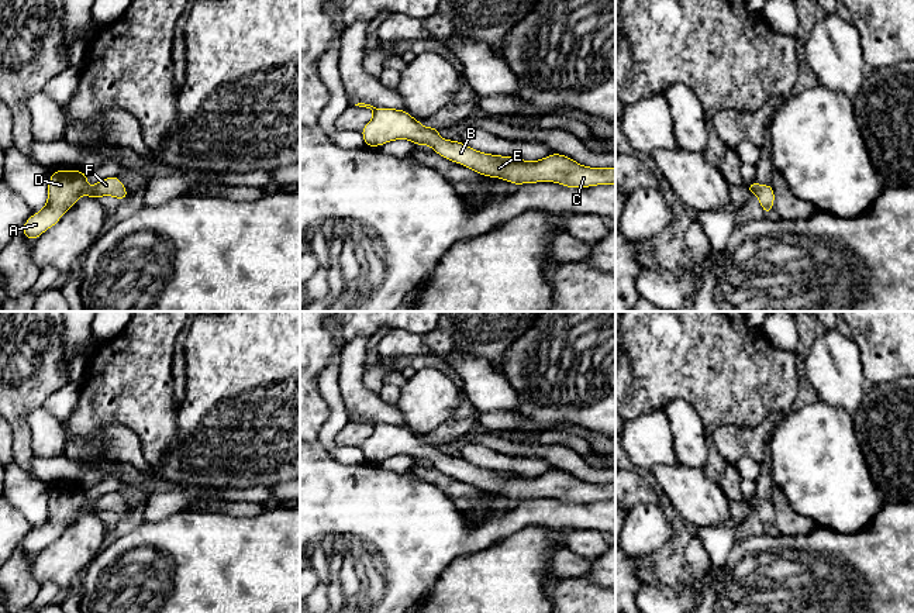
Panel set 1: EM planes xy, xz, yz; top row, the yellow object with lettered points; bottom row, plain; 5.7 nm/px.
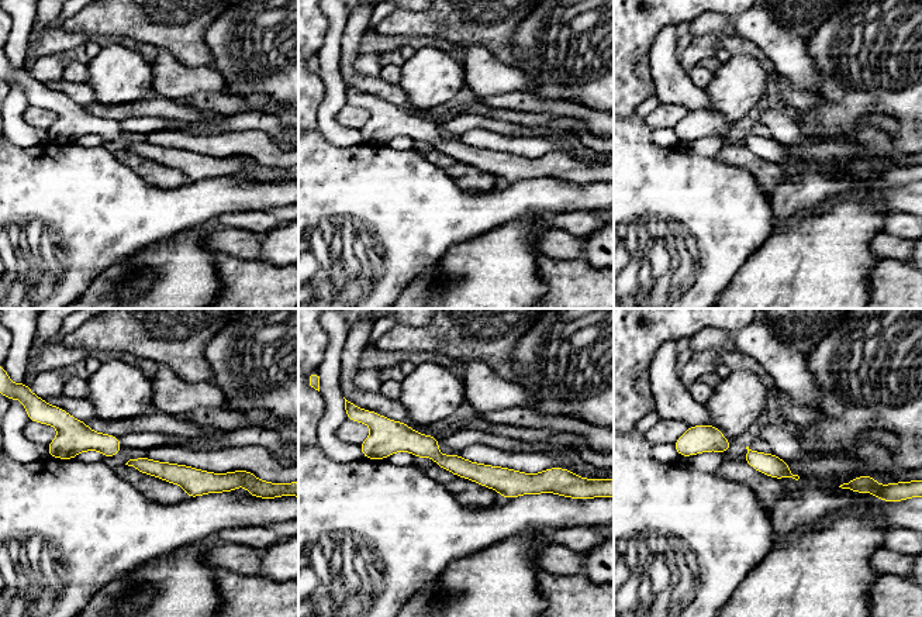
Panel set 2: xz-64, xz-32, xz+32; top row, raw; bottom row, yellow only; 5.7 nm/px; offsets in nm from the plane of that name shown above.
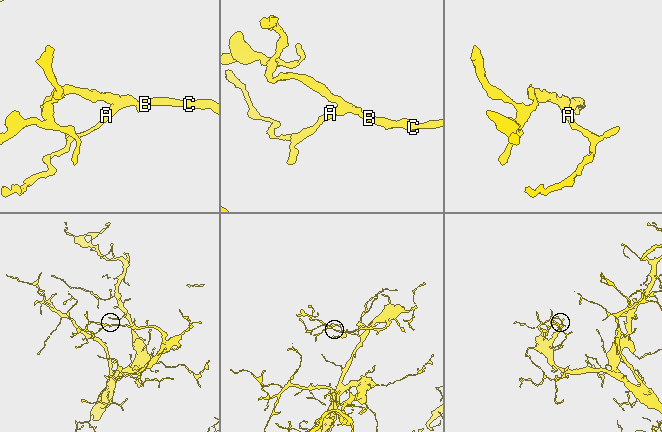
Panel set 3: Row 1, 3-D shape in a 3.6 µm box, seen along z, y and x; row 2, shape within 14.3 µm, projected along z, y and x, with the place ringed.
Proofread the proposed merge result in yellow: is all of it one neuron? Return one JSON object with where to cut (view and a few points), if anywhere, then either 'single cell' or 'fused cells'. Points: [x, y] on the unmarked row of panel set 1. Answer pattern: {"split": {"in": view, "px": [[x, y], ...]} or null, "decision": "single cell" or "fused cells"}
{"split": null, "decision": "single cell"}

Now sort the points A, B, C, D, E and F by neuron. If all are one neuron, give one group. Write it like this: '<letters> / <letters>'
A B C D E F

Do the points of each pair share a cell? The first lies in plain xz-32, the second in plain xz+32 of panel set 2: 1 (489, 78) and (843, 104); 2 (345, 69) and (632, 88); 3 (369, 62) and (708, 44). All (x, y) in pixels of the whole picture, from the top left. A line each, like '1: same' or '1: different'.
1: different
2: different
3: same

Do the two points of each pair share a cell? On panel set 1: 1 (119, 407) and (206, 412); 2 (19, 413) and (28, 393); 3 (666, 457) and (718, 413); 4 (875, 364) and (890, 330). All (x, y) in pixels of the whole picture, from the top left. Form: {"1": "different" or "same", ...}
{"1": "different", "2": "same", "3": "different", "4": "same"}

